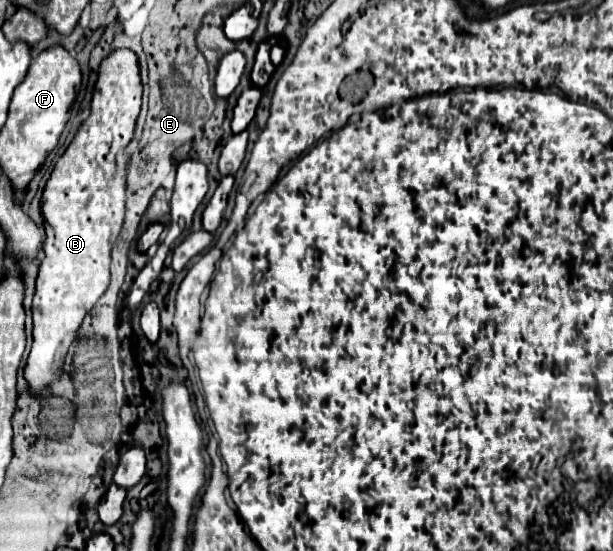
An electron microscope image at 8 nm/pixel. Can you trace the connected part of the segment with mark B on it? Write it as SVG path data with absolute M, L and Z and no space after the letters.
M114 50L100 64L90 116L82 122L46 182L42 194L46 244L32 302L34 344L24 368L34 392L60 378L64 356L78 336L84 314L92 310L110 284L110 250L122 230L126 204L128 154L124 150L134 136L140 98L142 82L136 54Z

